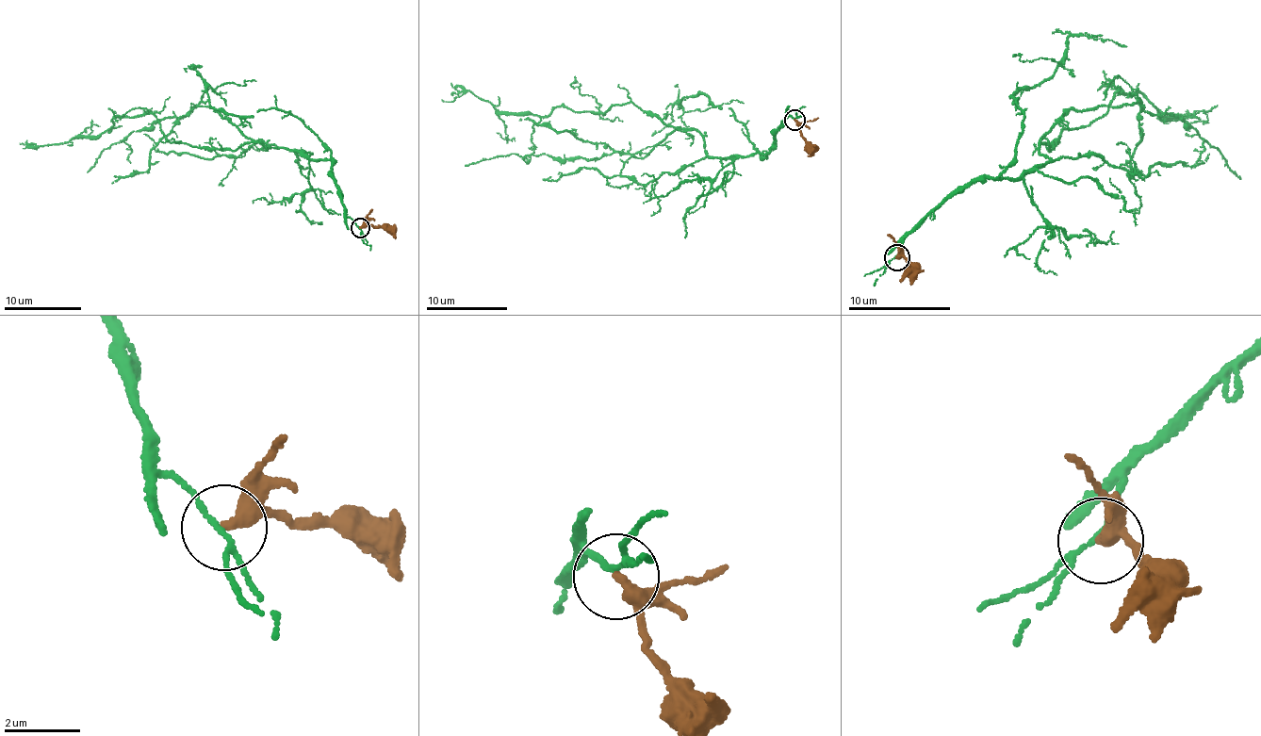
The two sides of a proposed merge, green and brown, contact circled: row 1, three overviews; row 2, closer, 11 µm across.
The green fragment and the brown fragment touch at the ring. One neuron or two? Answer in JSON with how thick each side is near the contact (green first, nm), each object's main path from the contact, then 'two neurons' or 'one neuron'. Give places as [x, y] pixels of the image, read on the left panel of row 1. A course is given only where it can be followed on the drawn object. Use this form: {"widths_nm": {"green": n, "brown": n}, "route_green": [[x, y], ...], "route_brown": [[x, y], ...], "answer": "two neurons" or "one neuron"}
{"widths_nm": {"green": 100, "brown": 280}, "route_green": [[360, 228], [330, 160], [165, 140], [152, 113], [22, 148]], "route_brown": [[361, 228], [379, 226], [389, 230], [395, 238]], "answer": "two neurons"}

